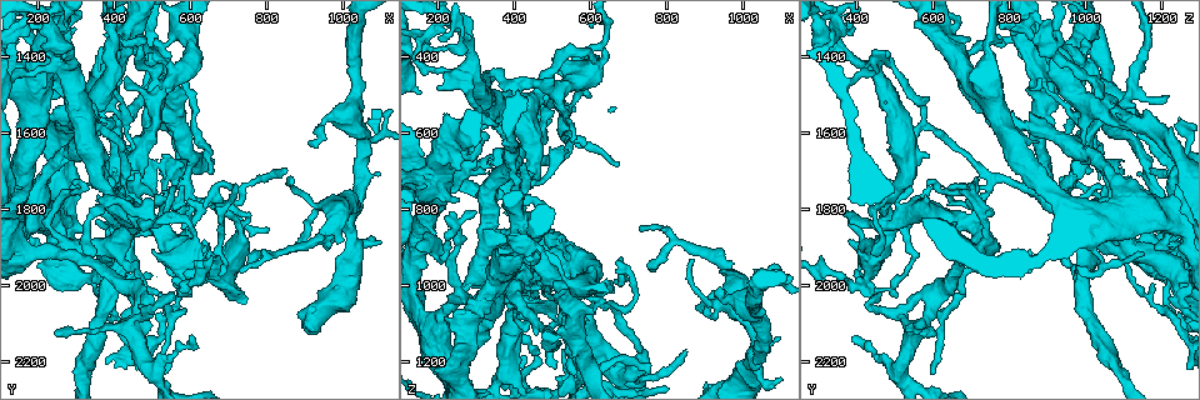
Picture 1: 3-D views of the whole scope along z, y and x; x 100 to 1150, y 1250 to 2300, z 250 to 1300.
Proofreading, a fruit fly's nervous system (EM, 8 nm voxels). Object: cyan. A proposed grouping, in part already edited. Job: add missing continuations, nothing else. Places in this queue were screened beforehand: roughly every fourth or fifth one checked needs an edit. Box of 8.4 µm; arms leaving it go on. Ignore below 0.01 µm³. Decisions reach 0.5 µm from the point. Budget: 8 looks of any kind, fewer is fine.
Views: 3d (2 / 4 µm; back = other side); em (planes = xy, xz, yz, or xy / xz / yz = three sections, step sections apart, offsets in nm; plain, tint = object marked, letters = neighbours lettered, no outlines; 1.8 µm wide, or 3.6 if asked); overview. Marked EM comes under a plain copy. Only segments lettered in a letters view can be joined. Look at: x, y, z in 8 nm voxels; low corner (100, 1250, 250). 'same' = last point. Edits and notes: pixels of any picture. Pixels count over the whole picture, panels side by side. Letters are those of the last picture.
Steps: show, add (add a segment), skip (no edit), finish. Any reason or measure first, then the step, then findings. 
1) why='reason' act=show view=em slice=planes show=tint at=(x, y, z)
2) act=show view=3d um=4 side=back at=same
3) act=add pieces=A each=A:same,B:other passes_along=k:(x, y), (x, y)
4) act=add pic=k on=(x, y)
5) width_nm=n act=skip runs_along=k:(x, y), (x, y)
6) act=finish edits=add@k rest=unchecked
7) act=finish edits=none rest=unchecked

act=show view=em um=3.6 slice=yz step=4 show=tint at=(415, 1890, 1090)

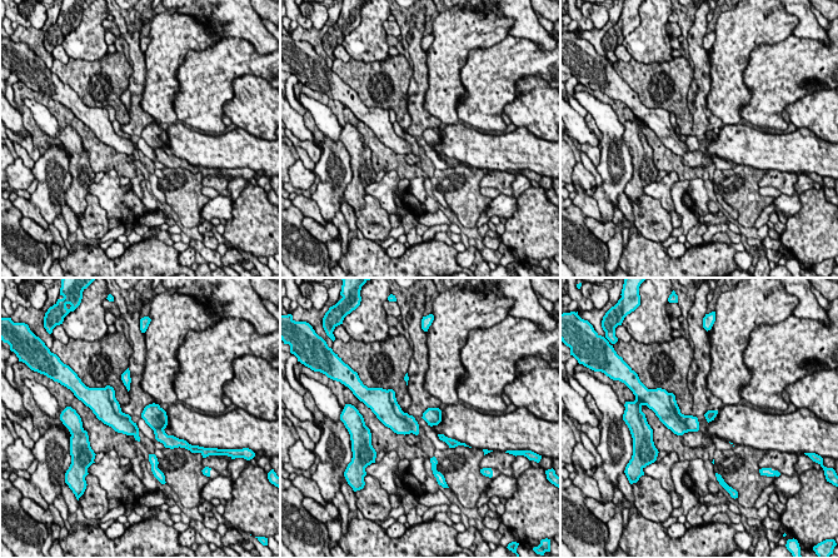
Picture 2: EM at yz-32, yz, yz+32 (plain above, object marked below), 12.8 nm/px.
why='another direction' act=show view=em um=3.6 slice=planes show=letters at=same

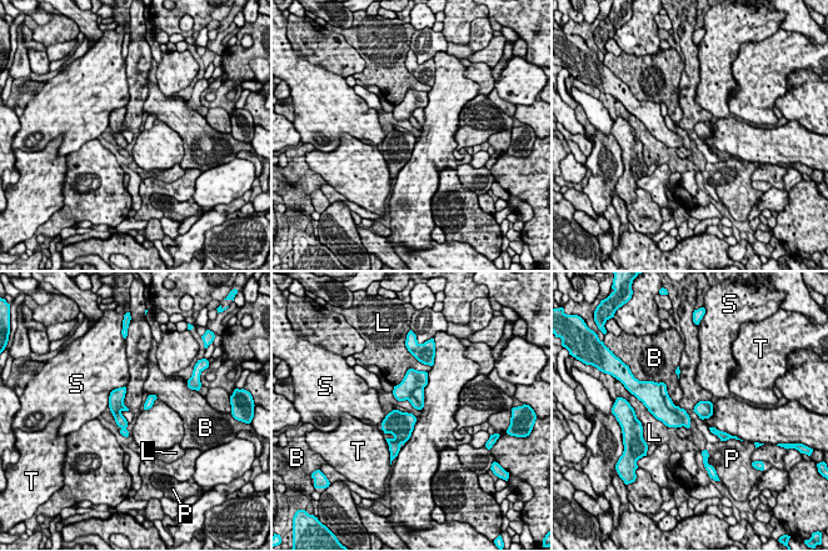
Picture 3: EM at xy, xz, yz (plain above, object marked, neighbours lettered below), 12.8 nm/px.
act=skip each=B:other,L:other,P:other,S:other,T:other border=3:(661, 381), (677, 406) found='none of them fits'

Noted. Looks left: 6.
why='abrupt turn' act=show view=em slice=planes show=letters at=(625, 1995, 365)

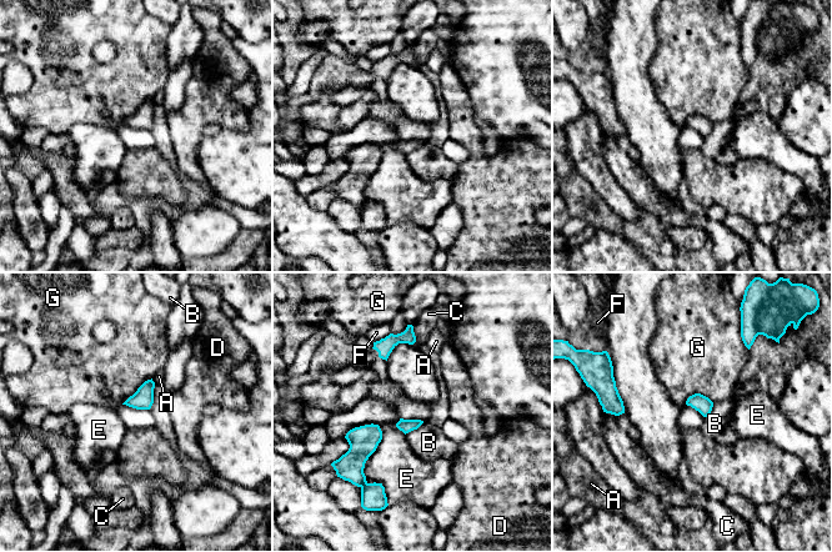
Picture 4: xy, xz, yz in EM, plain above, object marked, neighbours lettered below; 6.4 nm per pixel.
act=skip each=A:other,B:other,C:other,D:other,E:other,F:other,G:other border=4:(151, 377), (121, 404) found='no lettered segment goes on from it'

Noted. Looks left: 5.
why='free end' act=show view=3d um=2 at=(550, 1735, 620)

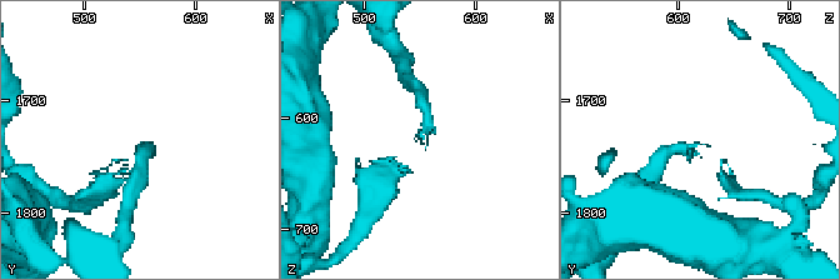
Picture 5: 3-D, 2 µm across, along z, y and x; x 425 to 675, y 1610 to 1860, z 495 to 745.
act=show view=em um=3.6 slice=planes show=letters at=(554, 1740, 618)

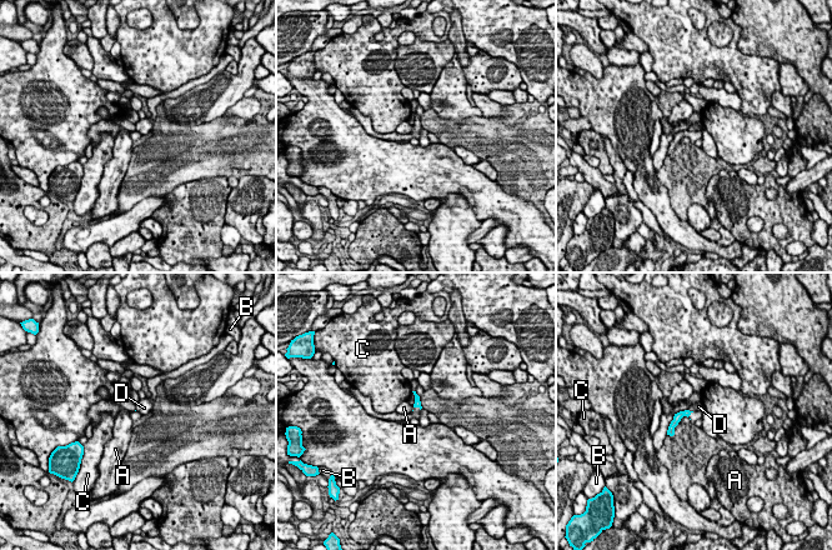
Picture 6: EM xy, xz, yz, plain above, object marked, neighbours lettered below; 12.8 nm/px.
act=skip each=A:other,B:other,C:other,D:other runs_along=6:(687, 411), (675, 421), (668, 433) found='no lettered segment goes on from it'

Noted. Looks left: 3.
act=finish edits=none rest=unchecked

